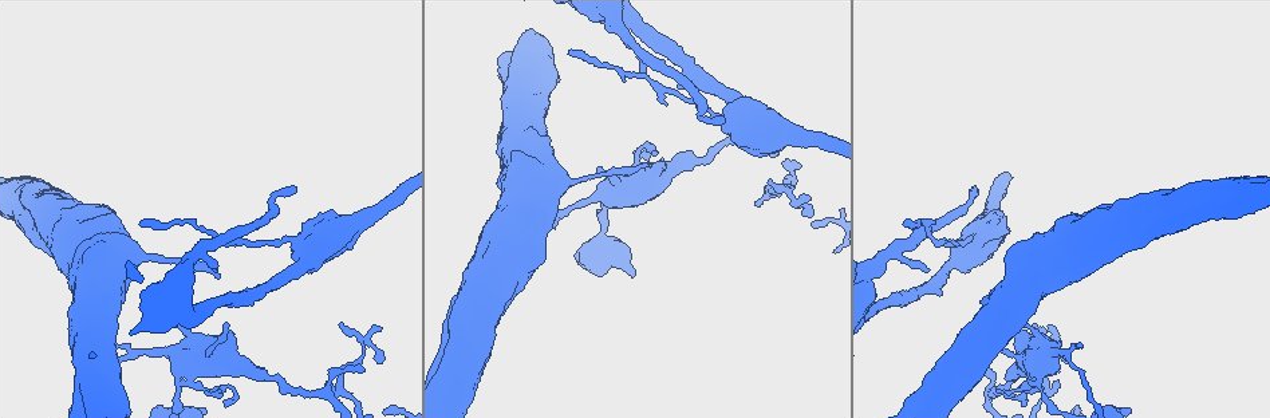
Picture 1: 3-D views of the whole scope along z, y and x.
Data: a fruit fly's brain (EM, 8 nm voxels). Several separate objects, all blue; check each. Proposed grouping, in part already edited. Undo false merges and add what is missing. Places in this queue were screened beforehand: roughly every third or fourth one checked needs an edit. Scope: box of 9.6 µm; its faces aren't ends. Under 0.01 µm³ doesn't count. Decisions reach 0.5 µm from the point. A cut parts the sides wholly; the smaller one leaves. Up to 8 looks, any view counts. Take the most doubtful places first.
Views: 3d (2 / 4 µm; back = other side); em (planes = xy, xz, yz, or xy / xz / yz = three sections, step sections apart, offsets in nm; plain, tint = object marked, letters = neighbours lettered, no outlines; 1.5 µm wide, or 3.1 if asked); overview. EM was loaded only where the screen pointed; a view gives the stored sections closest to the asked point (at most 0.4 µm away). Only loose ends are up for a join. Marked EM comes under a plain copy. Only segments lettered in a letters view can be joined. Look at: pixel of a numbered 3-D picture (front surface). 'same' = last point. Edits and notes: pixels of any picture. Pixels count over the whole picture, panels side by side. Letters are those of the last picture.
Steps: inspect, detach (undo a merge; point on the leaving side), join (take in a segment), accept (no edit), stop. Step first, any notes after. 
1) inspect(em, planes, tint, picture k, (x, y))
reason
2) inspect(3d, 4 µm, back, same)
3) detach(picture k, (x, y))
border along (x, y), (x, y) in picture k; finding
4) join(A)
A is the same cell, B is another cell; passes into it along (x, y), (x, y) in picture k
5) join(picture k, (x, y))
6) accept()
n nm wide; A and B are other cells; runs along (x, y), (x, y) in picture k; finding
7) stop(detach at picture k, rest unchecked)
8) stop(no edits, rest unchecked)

inspect(3d, 4 µm, picture 1, (184, 368))
calibre changes

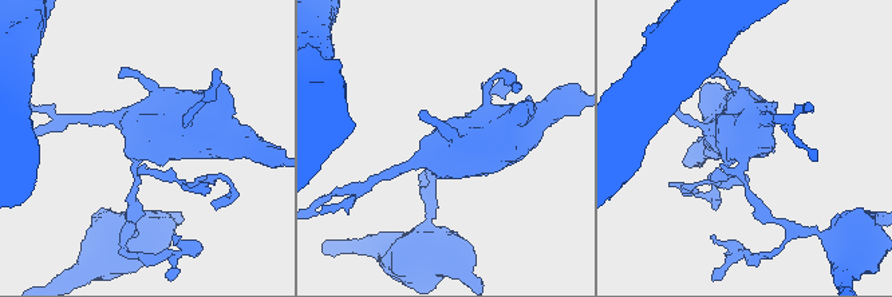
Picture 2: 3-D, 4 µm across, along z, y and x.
inspect(em, xy, step 4, tint, picture 2, (741, 145))

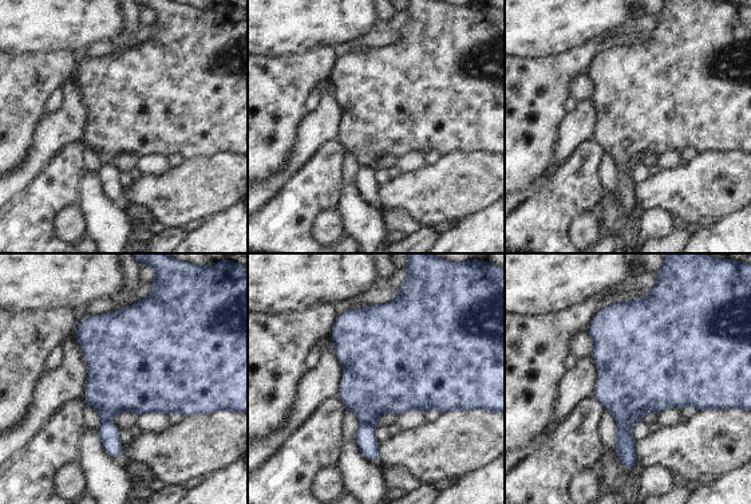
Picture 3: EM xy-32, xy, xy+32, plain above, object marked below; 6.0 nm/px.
inspect(em, planes, letters, same)
cut it another way

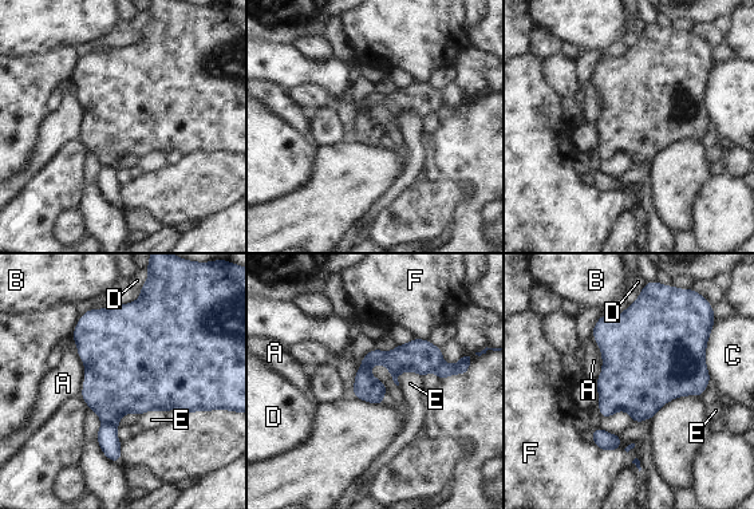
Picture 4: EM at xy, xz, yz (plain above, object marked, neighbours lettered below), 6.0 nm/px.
detach(picture 4, (107, 438))
A, B, C, D, E and F are other cells; border along (102, 422), (115, 427) in picture 4; two neurons meet here

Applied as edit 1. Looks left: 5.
inspect(overview)

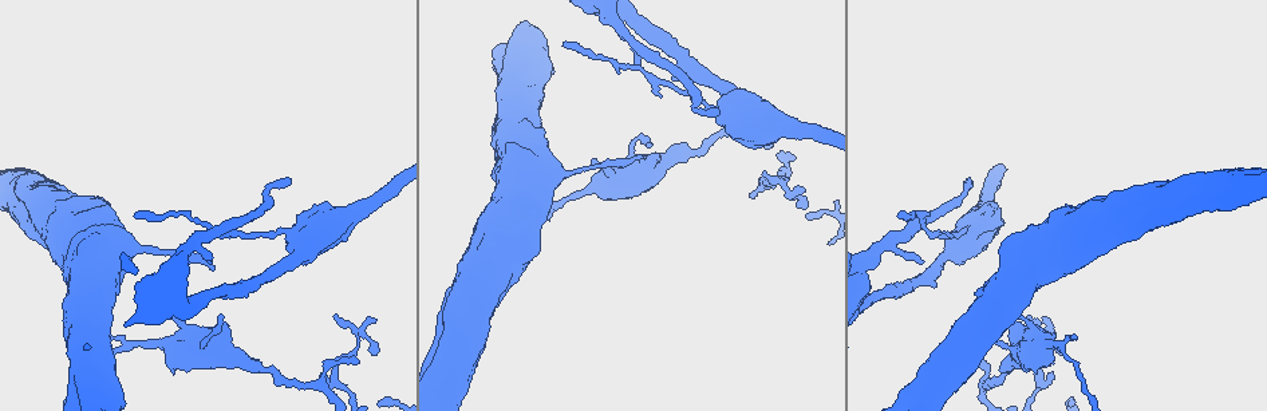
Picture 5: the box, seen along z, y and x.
inspect(em, xy, step 4, letters, picture 5, (337, 316))
free end

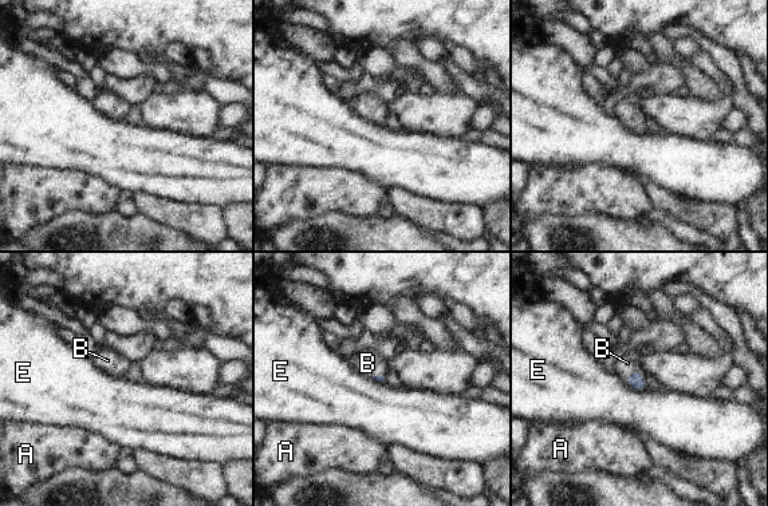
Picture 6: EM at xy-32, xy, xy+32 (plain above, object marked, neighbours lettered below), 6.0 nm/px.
inspect(em, planes, letters, same)
another direction

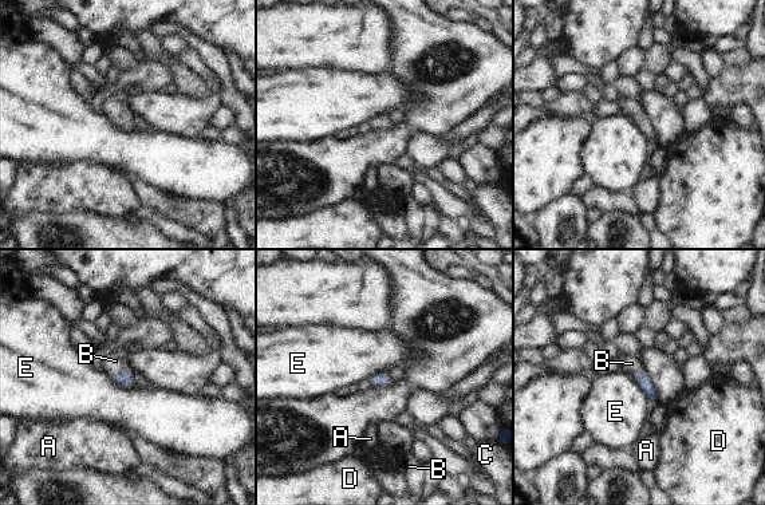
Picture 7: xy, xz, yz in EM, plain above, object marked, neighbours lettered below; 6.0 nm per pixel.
join(B)
B is the same cell, A, C, D and E are other cells; passes into it along (123, 378), (122, 370), (115, 361) in picture 7; the neuron continues

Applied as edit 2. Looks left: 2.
inspect(overview)
redraw

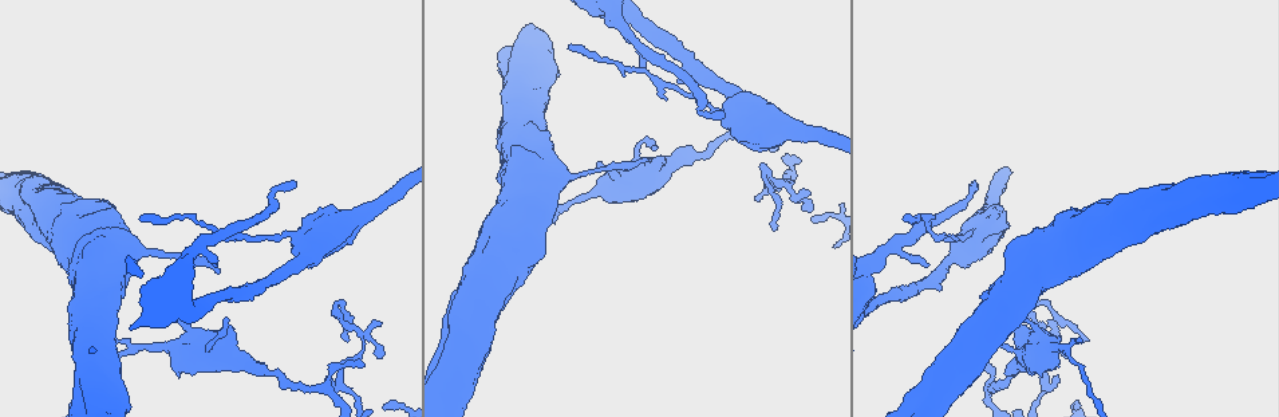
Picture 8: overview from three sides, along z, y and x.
inspect(em, planes, letters, picture 8, (974, 186))
free end

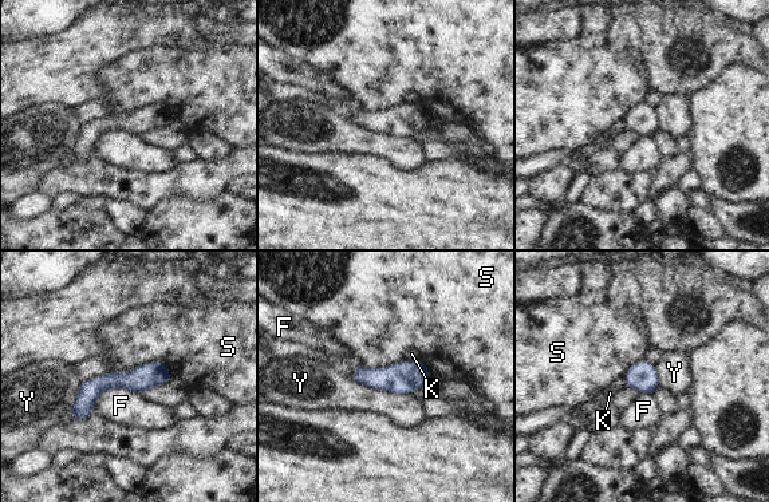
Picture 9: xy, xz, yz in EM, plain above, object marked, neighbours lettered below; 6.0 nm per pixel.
accept()
150 nm wide; S touches over 400 nm; F, K, S and Y are other cells; none of them fits

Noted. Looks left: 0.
stop(detach at picture 4, join at picture 7, rest unchecked)

